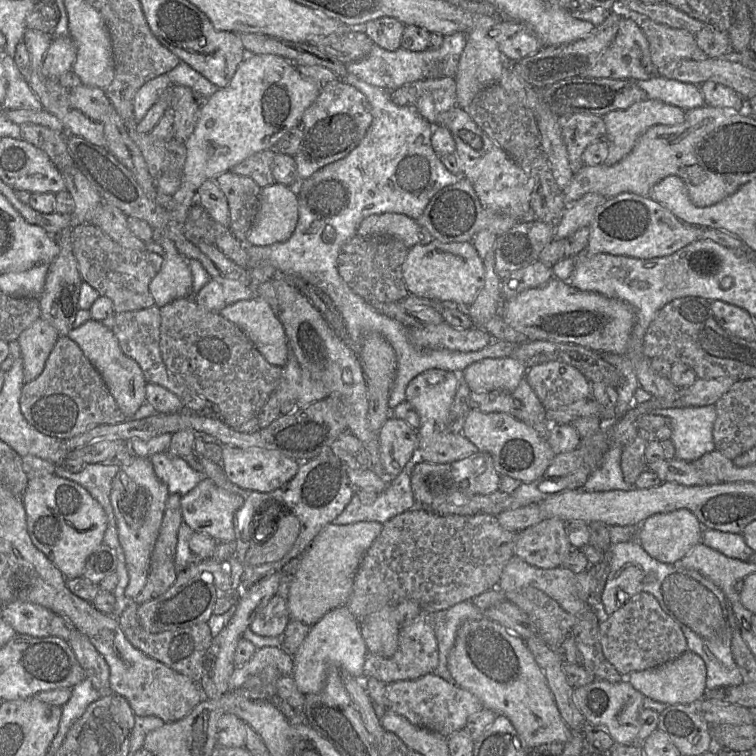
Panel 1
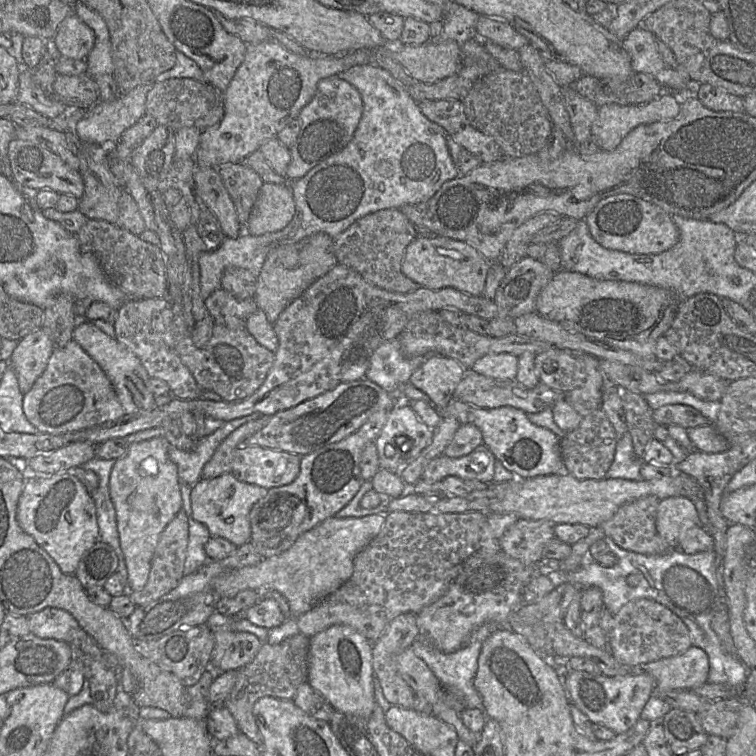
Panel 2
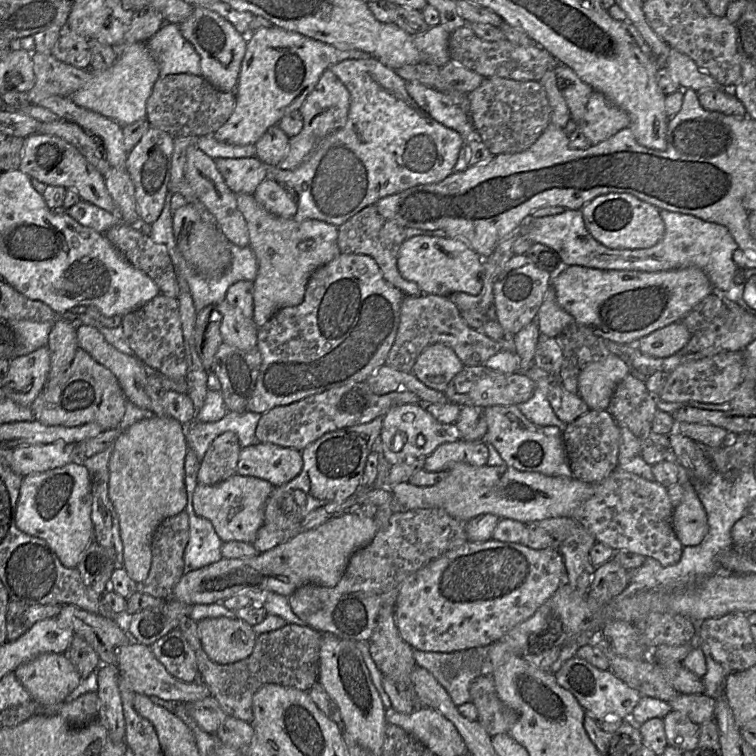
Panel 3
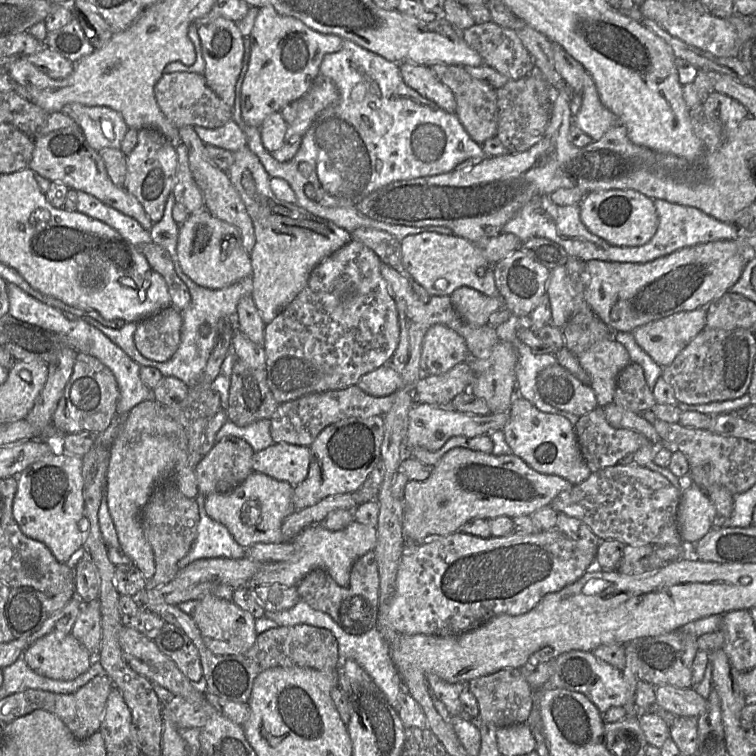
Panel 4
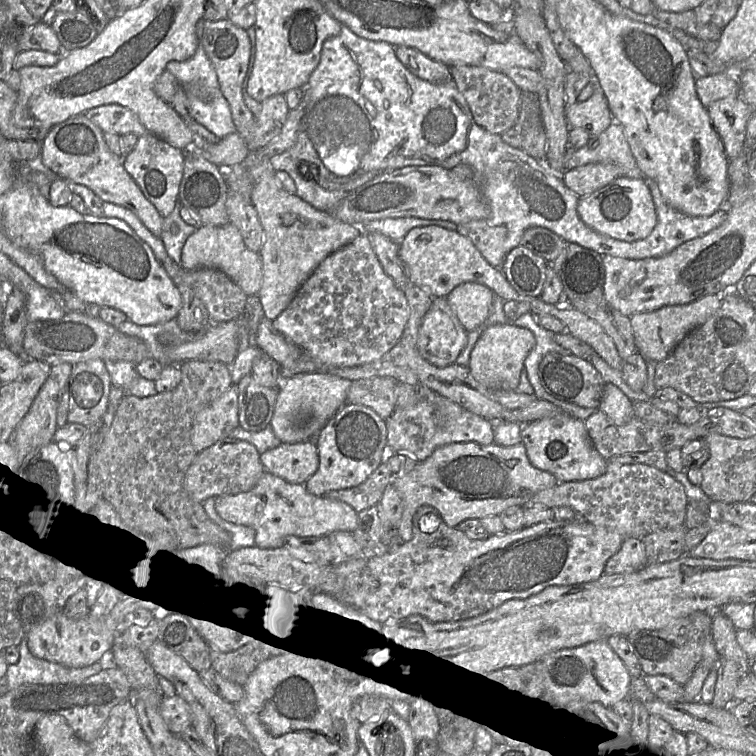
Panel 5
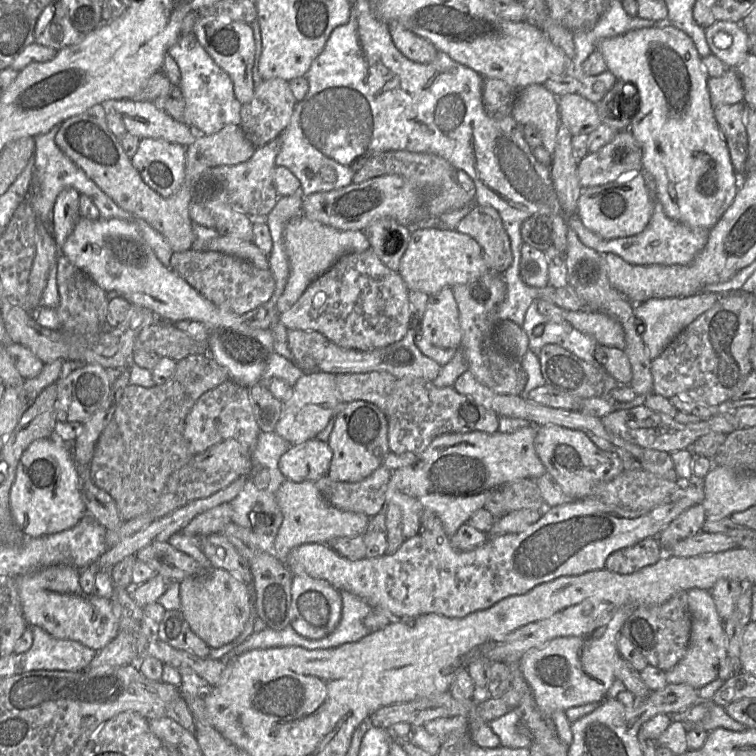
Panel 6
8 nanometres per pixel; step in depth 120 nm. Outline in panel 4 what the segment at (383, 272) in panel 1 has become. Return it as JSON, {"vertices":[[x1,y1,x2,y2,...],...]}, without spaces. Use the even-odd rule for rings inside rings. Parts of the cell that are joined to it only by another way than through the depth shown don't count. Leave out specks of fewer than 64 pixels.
{"vertices":[[357,228,351,233,351,237,352,240,370,248,382,263,387,264,407,279,420,301,427,303,430,300,429,293,403,267,401,243,393,235,373,228]]}

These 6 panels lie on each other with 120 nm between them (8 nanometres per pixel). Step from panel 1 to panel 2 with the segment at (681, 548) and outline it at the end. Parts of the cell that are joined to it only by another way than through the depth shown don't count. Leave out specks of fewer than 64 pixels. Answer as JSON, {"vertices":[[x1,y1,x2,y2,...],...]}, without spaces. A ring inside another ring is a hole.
{"vertices":[[673,496,660,501,656,516,656,529,669,546,669,550,679,549,680,530,686,521,699,524,697,510,688,498]]}

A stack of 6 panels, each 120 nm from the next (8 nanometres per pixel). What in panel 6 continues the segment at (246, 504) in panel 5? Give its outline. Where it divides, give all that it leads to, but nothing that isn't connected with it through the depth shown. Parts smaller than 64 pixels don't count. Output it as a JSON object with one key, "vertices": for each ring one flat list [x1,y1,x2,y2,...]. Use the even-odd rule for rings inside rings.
{"vertices":[[286,479,277,490,275,498,282,512,283,521,275,537,271,553,283,563,291,551,300,545,327,544,334,538,363,535,370,519,366,514,346,512,335,508,311,481,296,483]]}

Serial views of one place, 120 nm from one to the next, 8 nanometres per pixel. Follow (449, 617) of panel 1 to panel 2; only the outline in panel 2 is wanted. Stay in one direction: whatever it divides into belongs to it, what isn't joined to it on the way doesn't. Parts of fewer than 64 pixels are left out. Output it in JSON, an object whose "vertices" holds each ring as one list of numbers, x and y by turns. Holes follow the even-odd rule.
{"vertices":[[489,622,481,625,470,635,466,644,459,650,452,653,444,653,433,647,424,638,419,637,413,642,412,649,417,657,423,660,432,673,438,678,441,685,458,694,466,707,478,708,485,713,483,701,474,686,474,677,478,667,478,657,483,642,497,629,501,628,499,624]]}

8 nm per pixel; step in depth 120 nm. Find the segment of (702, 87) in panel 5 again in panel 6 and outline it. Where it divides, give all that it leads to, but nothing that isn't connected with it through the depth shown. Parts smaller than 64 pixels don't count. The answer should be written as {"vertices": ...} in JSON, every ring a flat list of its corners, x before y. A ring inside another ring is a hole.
{"vertices":[[729,69,718,78,709,78,707,87,714,107,743,102,743,86,736,69]]}

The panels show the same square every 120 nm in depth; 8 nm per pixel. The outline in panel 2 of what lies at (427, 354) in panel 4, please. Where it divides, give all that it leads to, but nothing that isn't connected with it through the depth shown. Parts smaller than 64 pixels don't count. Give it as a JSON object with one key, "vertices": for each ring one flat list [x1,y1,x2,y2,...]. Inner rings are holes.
{"vertices":[[433,355,412,373,409,382,424,392,429,397,430,404,440,412,452,399,453,392,466,371,452,358]]}

